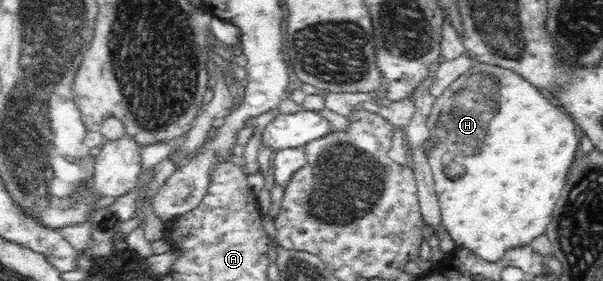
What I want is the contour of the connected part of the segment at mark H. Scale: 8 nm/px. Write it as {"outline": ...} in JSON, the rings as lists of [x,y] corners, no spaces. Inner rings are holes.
{"outline":[[[479,63],[446,87],[440,96],[435,97],[435,104],[427,126],[430,134],[429,140],[434,143],[434,146],[426,152],[427,161],[434,176],[434,190],[441,208],[442,228],[448,232],[449,239],[454,240],[457,248],[472,250],[472,253],[483,258],[484,261],[494,262],[500,261],[510,248],[515,248],[514,246],[517,245],[530,245],[532,240],[545,234],[548,223],[551,222],[555,204],[560,198],[560,190],[565,187],[568,166],[570,162],[574,162],[574,153],[578,150],[578,136],[576,136],[578,126],[569,114],[564,114],[564,110],[556,106],[542,90],[518,71]]]}

